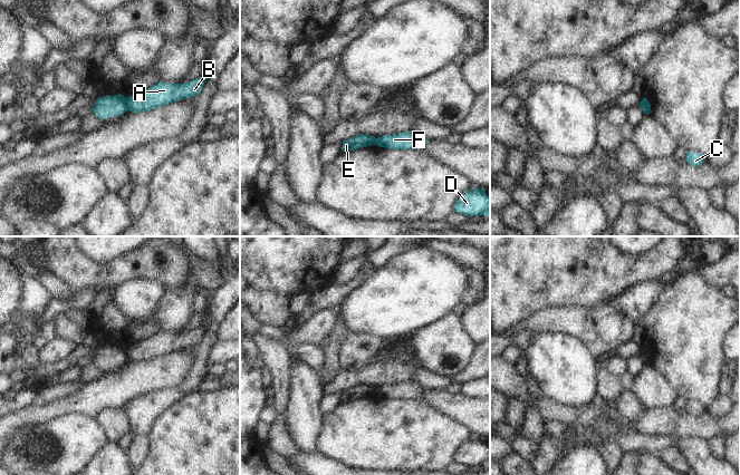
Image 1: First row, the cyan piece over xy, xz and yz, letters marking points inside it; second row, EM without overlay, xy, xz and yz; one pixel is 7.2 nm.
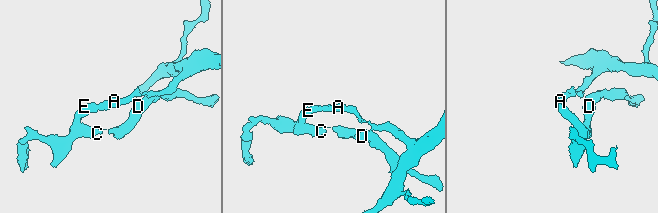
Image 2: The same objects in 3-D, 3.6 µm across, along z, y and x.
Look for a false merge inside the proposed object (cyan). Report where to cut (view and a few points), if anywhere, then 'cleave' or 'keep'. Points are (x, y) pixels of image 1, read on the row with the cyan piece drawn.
cut xy (124, 98), (127, 109); cleave

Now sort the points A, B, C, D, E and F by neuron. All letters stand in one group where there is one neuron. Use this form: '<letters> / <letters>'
A B F / C D E

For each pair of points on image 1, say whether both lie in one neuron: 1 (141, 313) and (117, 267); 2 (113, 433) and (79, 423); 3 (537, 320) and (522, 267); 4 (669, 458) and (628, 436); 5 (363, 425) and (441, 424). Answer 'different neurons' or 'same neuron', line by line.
1: different neurons
2: different neurons
3: different neurons
4: different neurons
5: same neuron

